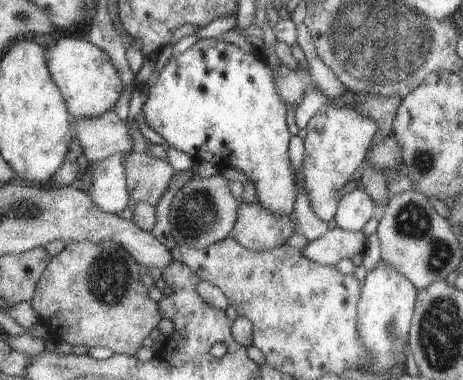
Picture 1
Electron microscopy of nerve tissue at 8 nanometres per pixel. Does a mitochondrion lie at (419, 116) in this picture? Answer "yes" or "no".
no

